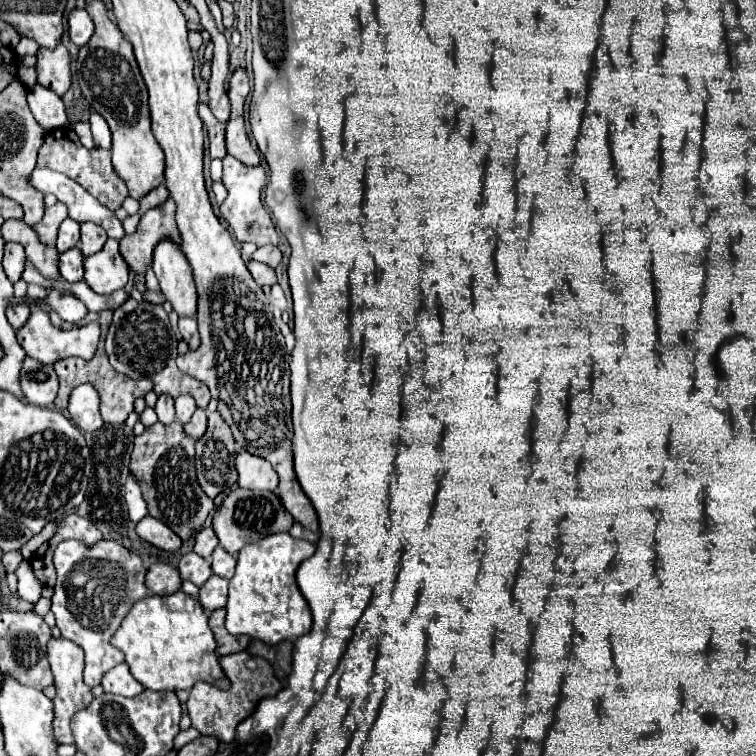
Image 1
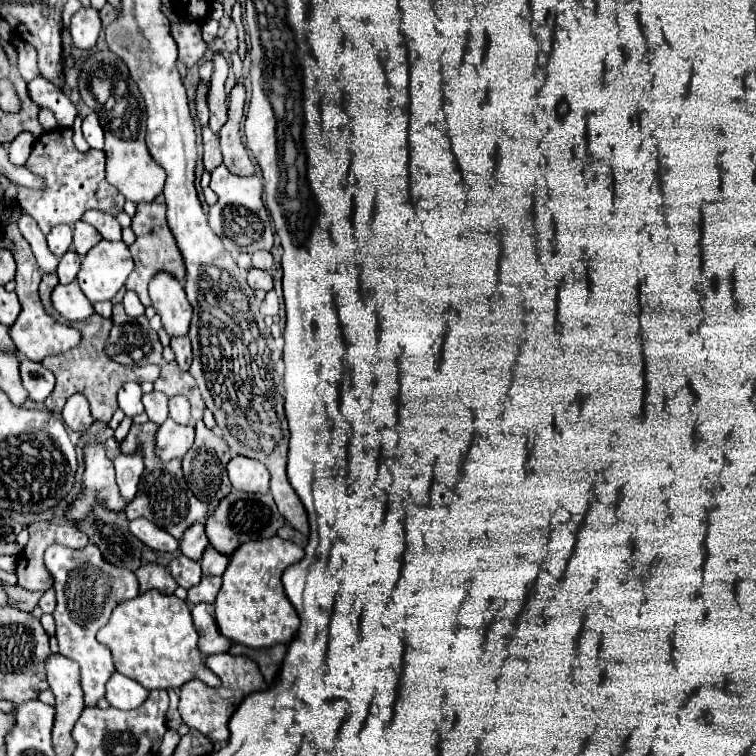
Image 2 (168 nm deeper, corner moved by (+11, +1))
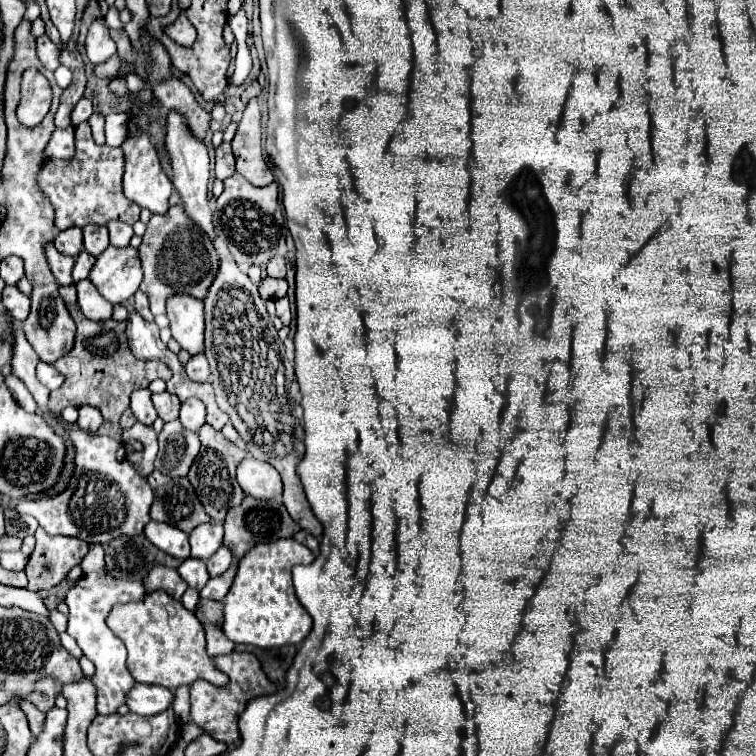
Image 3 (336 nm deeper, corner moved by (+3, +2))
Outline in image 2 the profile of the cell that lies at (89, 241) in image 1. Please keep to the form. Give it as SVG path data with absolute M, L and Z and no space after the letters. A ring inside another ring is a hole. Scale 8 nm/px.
M77 222L73 226L73 248L79 256L85 256L97 242L101 242L101 234L87 222Z

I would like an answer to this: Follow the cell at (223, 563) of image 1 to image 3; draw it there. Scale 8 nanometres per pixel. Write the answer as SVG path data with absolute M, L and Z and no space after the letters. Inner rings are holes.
M221 547L221 549L213 555L213 557L209 557L209 559L207 559L207 569L209 569L209 575L211 575L211 577L217 577L217 575L225 573L225 571L229 569L231 561L233 561L233 557L231 557L229 549Z

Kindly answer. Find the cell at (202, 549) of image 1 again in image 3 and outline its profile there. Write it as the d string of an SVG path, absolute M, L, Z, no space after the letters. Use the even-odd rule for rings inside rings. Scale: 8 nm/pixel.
M209 521L195 527L189 535L191 557L207 561L223 545L223 523Z

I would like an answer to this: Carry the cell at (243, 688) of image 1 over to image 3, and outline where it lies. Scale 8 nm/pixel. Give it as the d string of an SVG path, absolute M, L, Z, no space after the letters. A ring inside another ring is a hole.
M229 653L215 659L215 665L219 671L229 675L229 685L225 687L211 687L209 681L195 681L191 685L191 721L197 723L205 733L215 737L223 743L237 743L239 741L239 729L237 729L237 717L243 713L247 701L271 695L275 693L275 683L269 681L269 677L263 673L259 659L253 653Z

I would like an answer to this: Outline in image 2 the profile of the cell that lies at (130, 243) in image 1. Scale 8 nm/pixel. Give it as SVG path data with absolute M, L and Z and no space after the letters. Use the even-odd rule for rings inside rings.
M143 202L137 204L137 214L133 218L133 232L137 234L135 244L129 246L133 260L135 260L135 270L131 272L131 276L127 278L125 288L127 290L135 290L141 298L141 304L147 308L149 306L149 294L147 294L147 286L153 280L153 274L159 272L167 272L173 274L173 278L177 278L179 282L185 282L185 262L181 262L181 252L177 250L177 242L167 226L167 218L165 218L165 204L159 202Z

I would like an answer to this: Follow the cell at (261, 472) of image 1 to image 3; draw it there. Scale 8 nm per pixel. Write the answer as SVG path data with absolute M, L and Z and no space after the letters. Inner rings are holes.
M245 457L237 467L237 481L241 489L257 499L275 499L281 495L281 477L269 463Z

